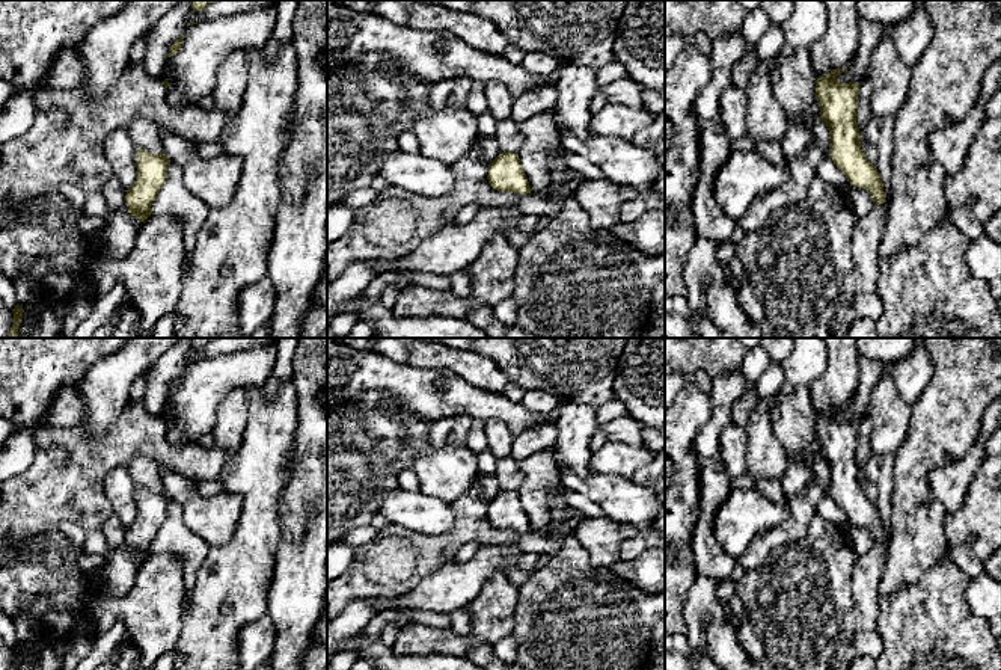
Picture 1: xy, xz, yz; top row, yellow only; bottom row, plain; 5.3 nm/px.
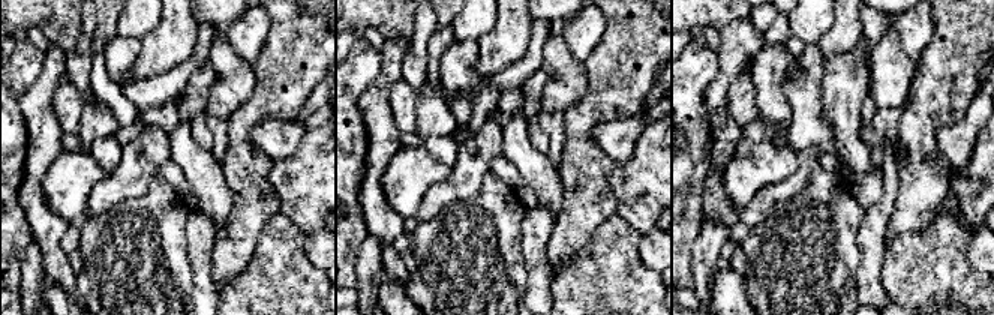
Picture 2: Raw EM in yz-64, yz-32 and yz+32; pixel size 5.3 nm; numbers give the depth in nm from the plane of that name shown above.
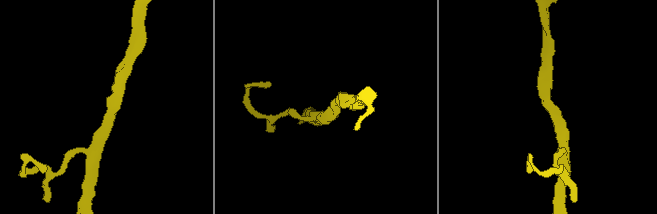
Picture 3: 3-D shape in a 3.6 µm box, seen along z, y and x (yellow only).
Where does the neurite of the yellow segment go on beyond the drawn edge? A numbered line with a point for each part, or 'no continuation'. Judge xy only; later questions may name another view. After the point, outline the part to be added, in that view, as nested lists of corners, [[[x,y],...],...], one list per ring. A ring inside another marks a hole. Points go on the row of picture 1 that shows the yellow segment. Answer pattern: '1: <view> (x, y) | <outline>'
no continuation

